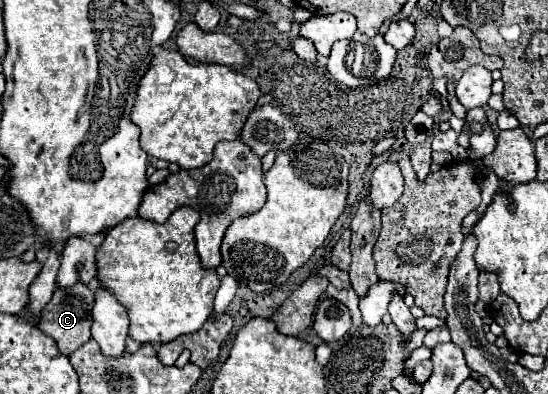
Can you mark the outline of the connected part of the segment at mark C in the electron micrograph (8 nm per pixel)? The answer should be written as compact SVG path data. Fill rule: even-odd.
M74 284L74 288L56 288L52 300L42 310L42 318L38 322L38 328L56 340L58 350L64 356L70 356L70 352L78 350L82 344L90 340L90 308L94 304L94 292L86 284Z

